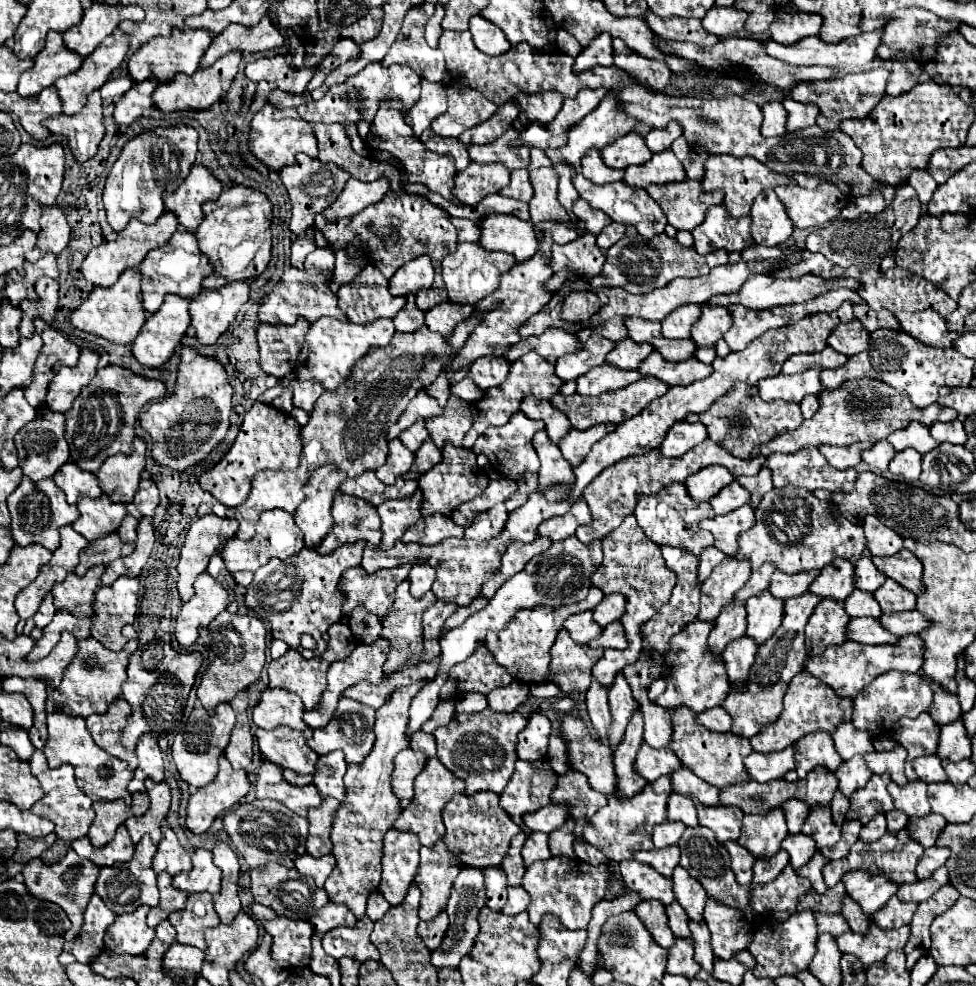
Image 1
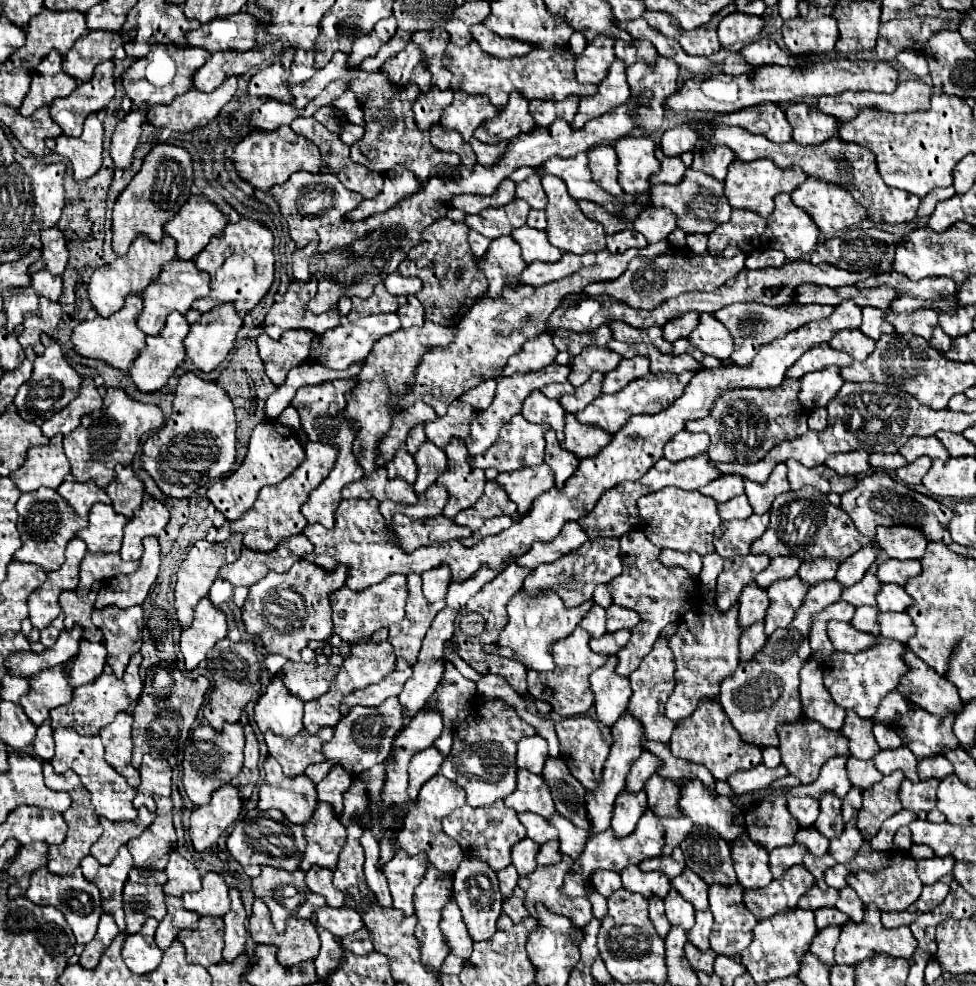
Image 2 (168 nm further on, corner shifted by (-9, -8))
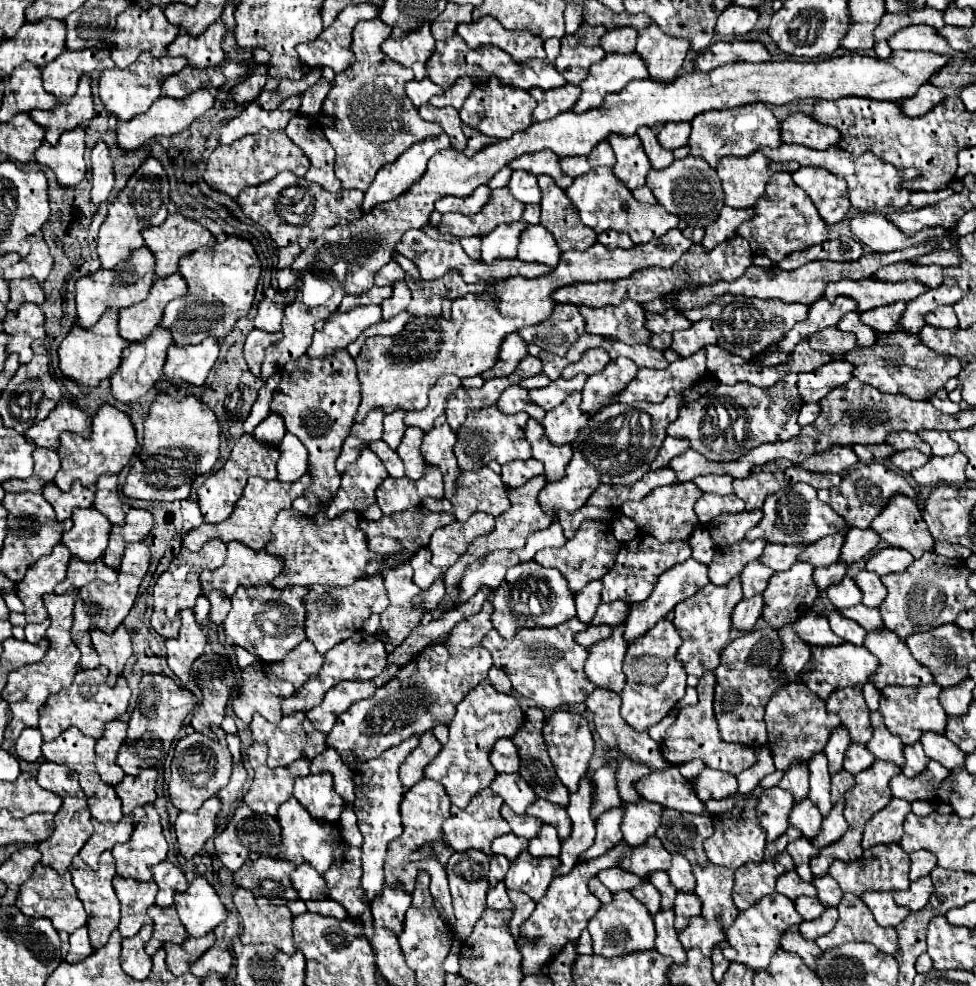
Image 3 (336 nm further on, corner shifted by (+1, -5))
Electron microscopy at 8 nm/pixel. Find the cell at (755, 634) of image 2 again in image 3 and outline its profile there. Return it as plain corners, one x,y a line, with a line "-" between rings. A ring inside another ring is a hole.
762,594
760,596
752,596
748,600
740,600
732,612
732,624
738,628
738,630
752,630
754,624
758,622
760,614
762,614
762,608
764,608
764,598

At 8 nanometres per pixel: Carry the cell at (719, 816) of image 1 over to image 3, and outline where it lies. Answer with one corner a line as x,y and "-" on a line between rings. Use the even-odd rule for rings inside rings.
676,766
668,768
668,772
652,772
644,776
644,780
636,782
636,792
640,792
644,800
680,812
692,812
692,814
704,812
704,804
696,798
688,780
678,772

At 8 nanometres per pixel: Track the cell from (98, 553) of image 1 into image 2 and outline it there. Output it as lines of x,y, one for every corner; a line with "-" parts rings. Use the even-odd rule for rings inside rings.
86,553
80,565
80,589
90,589
94,581
106,581
120,573
134,573
136,569
138,561
122,561
118,553

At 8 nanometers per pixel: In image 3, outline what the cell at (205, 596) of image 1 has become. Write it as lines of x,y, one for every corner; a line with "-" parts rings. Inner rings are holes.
192,610
180,612
182,628
176,640
166,640
166,660
182,684
190,680
190,666
204,654
206,636
202,634

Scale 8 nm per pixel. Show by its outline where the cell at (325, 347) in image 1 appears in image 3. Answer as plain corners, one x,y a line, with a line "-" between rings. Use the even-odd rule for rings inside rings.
360,304
348,312
334,312
324,322
324,328
314,332
314,340
306,354
310,358
332,358
336,348
346,348
368,326
380,320
382,312
376,304

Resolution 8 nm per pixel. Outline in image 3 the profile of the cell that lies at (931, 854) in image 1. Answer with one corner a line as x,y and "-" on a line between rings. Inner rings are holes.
928,850
910,852
910,860
912,860
910,880
916,880
920,876
928,876
930,870
936,866
936,856
932,856
932,852
928,852

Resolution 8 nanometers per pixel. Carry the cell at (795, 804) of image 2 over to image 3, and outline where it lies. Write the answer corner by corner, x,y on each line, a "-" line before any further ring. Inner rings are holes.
796,764
796,768
788,768
788,772
784,772
782,780
778,782
778,786
792,792
796,802
802,800
804,796
808,796
808,766

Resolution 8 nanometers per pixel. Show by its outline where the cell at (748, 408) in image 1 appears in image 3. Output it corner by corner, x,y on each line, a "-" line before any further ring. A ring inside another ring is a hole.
786,374
770,388
758,388
752,384
734,384
728,386
728,426
720,424
720,416
716,412
716,400
712,396
702,396
702,400
692,400
680,408
676,422
668,426
668,436
672,438
688,438
690,446
714,462
730,462
752,448
764,442
782,442
800,434
798,412
802,408
802,400
796,388
796,374

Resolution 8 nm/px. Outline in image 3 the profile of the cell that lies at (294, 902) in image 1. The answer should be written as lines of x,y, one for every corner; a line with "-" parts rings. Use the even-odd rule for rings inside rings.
260,858
256,862
246,860
234,874
234,882
236,886
252,888
258,906
284,906
298,900
298,894
288,878
292,868
296,868
292,862
280,858

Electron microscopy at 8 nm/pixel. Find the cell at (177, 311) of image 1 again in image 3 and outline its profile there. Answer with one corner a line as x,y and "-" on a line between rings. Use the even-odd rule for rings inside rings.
156,328
152,332
152,336
148,336
146,340
140,340
140,342
132,342
124,348
122,352
122,360
120,360
120,366
116,368
116,372
112,372
112,376
108,378
110,380
110,390
112,390
112,396
122,402
122,404
128,404
128,402
136,402
140,396
144,396
150,388
154,388
154,384
160,380
160,374
162,374
162,366
166,362
166,350
168,346
172,344
172,336
168,330
164,328

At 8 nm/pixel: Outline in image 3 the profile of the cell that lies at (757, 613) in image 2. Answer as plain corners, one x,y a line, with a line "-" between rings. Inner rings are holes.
754,560
752,564
746,564
742,570
742,588
744,588
744,598
750,598
754,594
764,592
768,580
774,576
772,568
766,564
760,564
760,560

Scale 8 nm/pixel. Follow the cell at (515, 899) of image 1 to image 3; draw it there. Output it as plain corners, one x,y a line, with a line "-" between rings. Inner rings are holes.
504,882
502,884
496,884
488,890
488,898
486,898
486,906
488,908
494,908
494,910
502,910
502,908
512,908
512,902
506,894
506,888
504,888

